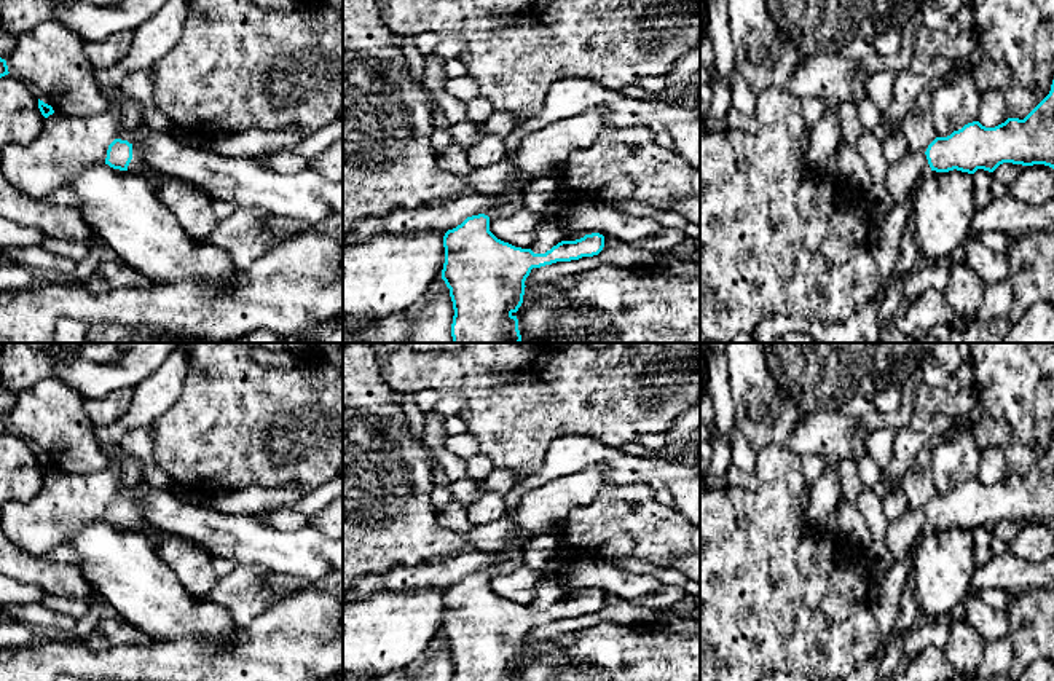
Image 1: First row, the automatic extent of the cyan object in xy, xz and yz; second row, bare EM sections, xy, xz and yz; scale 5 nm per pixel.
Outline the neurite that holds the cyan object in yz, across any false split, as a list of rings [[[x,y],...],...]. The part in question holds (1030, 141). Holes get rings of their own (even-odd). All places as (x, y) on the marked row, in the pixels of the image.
[[[1054,80],[1049,94],[1024,120],[1008,118],[995,128],[973,121],[947,137],[936,137],[925,153],[909,150],[901,161],[890,163],[883,183],[893,203],[904,203],[928,171],[949,172],[957,169],[974,174],[977,169],[984,169],[993,172],[1003,163],[1044,164],[1054,169]]]

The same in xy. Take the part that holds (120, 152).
[[[115,139],[108,145],[105,164],[113,169],[129,171],[132,174],[148,172],[148,167],[139,147],[121,139]]]

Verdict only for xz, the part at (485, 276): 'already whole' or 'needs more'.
needs more

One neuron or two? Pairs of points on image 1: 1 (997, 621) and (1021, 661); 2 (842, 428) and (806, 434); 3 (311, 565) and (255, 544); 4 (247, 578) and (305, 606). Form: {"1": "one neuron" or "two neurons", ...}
{"1": "two neurons", "2": "one neuron", "3": "one neuron", "4": "two neurons"}

